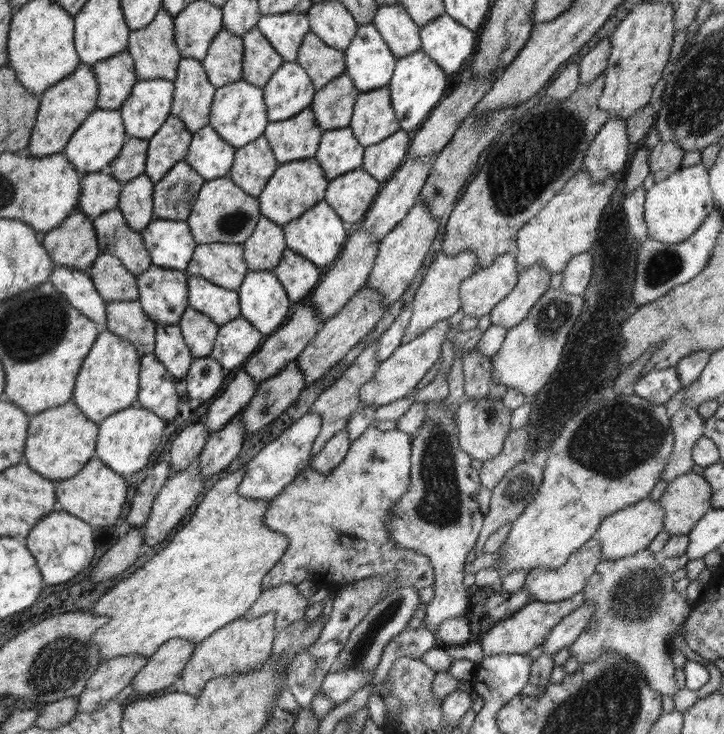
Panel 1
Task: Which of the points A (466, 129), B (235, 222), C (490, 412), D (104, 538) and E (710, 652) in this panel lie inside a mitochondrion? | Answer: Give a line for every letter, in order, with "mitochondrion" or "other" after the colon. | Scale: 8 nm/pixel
A: other
B: mitochondrion
C: mitochondrion
D: other
E: other

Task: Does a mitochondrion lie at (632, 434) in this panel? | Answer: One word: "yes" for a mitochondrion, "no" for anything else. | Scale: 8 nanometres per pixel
yes

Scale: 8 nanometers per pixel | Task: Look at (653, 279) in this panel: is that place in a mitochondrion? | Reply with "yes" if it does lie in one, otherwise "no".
yes

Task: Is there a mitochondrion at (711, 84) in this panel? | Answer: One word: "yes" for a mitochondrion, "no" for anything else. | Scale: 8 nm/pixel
yes

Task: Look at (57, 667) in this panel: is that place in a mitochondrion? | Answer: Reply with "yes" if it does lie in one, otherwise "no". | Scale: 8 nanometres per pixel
yes

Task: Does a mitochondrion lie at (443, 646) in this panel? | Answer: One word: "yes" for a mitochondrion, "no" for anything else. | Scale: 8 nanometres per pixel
no

